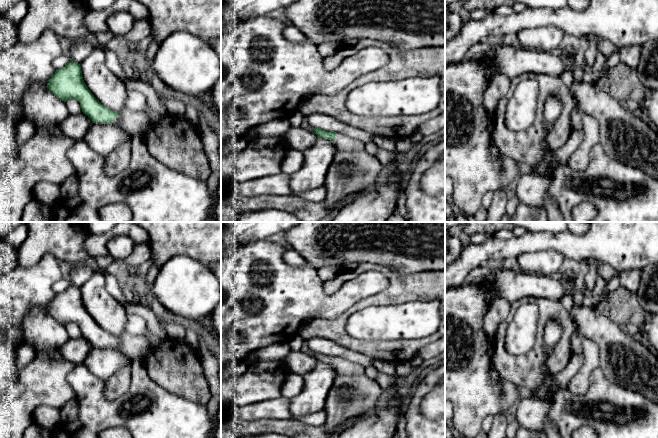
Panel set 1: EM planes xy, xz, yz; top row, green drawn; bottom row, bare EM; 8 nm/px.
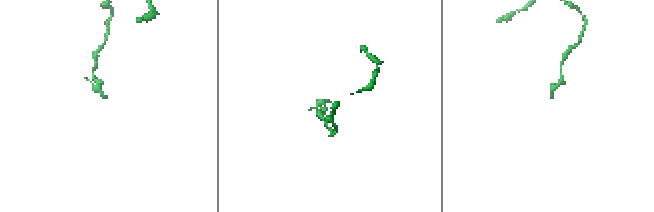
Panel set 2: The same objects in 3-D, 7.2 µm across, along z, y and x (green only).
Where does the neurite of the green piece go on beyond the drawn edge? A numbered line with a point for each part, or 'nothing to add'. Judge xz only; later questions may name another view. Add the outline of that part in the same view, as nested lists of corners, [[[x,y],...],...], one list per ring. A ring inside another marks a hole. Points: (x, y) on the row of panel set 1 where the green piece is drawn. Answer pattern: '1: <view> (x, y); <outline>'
1: xz (343, 142); [[[340,133],[337,134],[333,144],[337,150],[343,151],[361,151],[365,149],[365,143]]]

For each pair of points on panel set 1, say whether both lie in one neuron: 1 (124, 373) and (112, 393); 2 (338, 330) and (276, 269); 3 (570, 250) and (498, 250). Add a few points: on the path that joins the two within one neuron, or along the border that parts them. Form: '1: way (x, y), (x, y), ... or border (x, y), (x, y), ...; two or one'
1: way (122, 378), (114, 388); one
2: border (348, 308), (331, 319), (313, 319); two
3: way (552, 242), (528, 242), (516, 245); one

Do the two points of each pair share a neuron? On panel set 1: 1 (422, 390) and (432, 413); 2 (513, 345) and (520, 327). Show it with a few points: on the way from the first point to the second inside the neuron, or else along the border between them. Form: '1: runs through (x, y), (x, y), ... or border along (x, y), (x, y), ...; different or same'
1: border along (434, 387), (420, 404), (420, 412), (428, 419); different
2: runs through (517, 341), (520, 338), (520, 331); same

